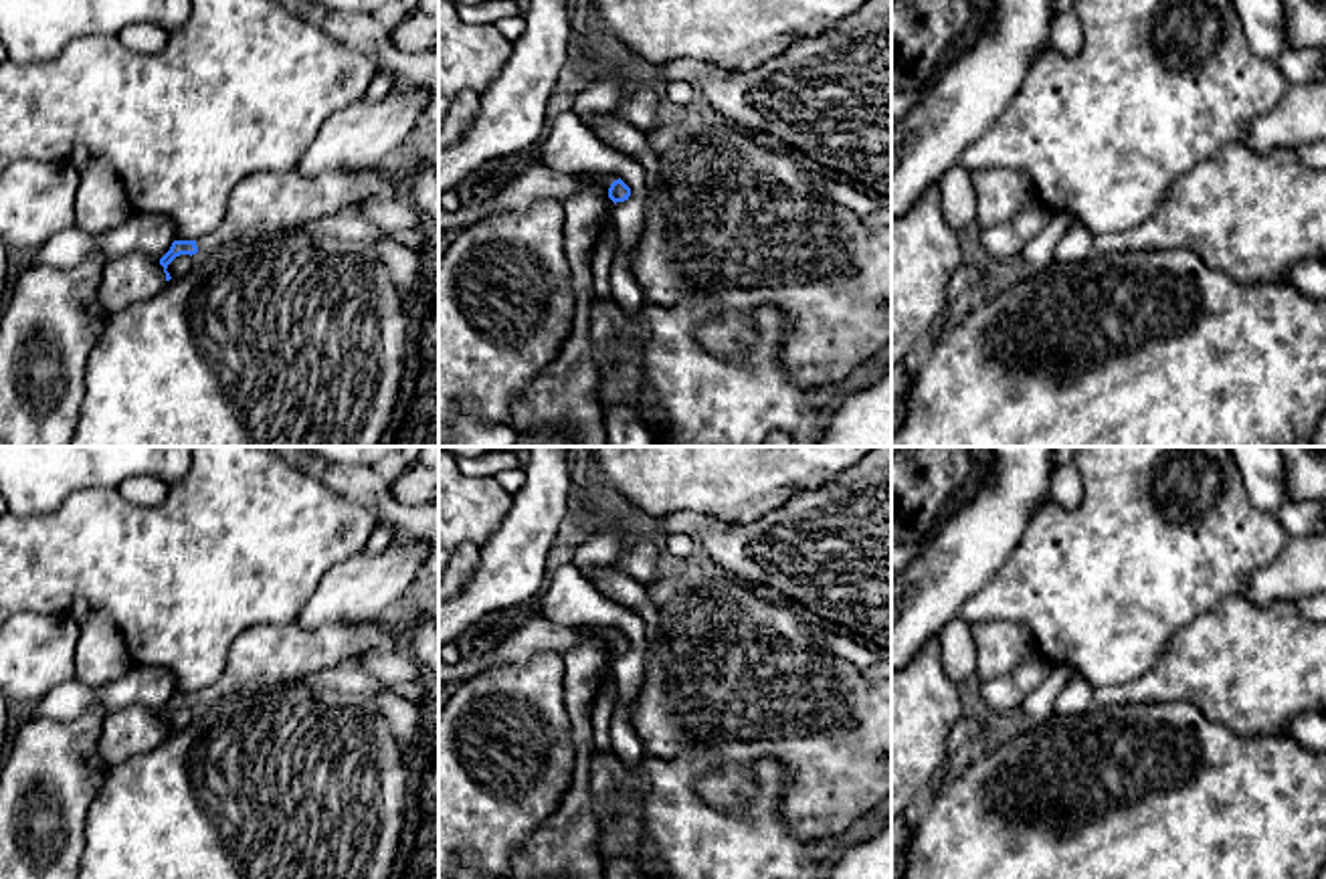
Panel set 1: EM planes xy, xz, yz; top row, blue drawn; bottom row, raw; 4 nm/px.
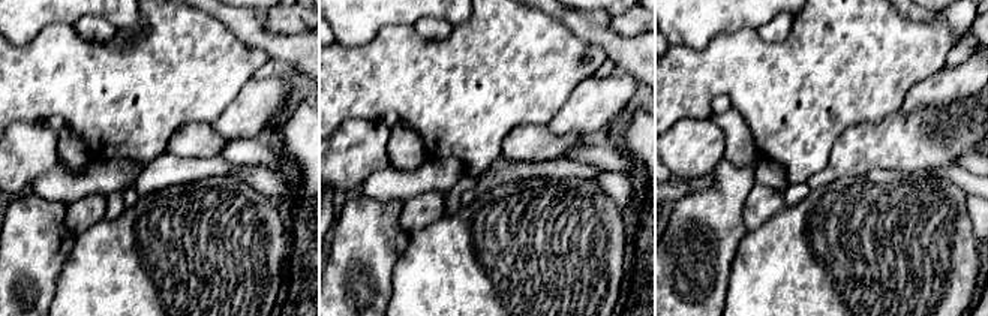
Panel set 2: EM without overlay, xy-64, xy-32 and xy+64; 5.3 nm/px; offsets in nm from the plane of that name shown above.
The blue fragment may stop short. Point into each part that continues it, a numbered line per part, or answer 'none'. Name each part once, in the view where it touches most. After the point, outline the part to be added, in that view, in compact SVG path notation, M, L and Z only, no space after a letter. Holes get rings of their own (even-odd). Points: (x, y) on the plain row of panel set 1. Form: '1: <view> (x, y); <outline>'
1: xy (263, 655); M380 616L362 624L321 624L313 630L295 620L245 628L228 649L222 675L196 693L198 705L232 693L291 683L327 669L350 667L372 649L388 645Z

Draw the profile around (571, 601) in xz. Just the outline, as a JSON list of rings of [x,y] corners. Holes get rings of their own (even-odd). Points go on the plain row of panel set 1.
[[[570,562],[552,572],[550,588],[542,598],[540,610],[544,618],[562,626],[614,626],[631,641],[631,649],[625,655],[617,655],[610,667],[617,683],[617,703],[608,740],[617,758],[625,766],[637,768],[645,752],[631,725],[629,709],[645,681],[645,651],[649,639],[641,616],[608,600]]]

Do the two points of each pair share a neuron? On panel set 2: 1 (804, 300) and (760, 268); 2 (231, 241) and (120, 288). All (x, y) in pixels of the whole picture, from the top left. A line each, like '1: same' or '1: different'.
1: same
2: same

